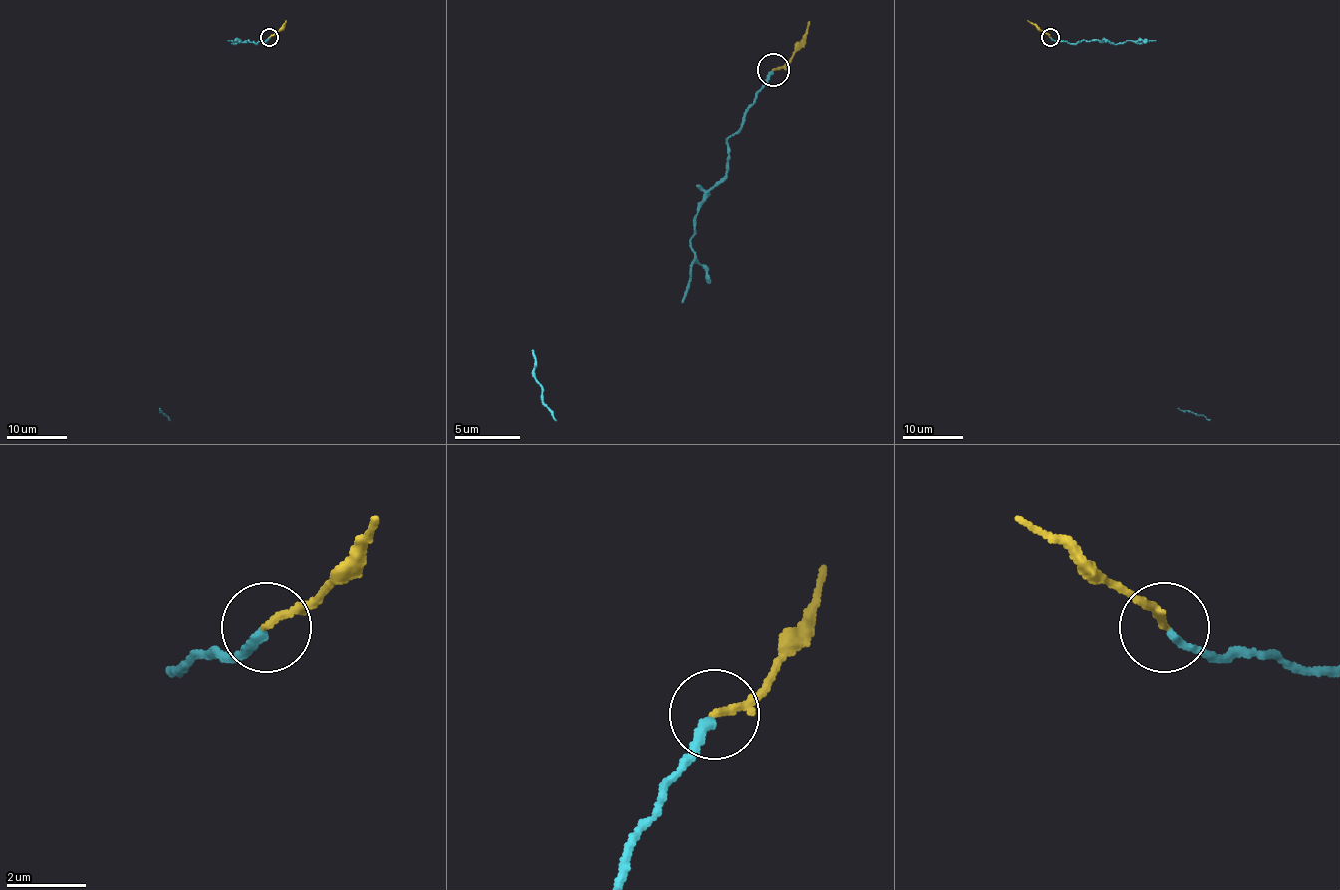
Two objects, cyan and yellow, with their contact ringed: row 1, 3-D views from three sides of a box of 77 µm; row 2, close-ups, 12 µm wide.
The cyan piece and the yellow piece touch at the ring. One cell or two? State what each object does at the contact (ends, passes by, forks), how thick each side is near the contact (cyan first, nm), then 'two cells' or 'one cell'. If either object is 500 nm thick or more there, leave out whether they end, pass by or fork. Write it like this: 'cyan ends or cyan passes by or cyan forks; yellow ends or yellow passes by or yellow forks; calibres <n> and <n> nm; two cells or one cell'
cyan ends; yellow ends; calibres 200 and 180 nm; one cell

